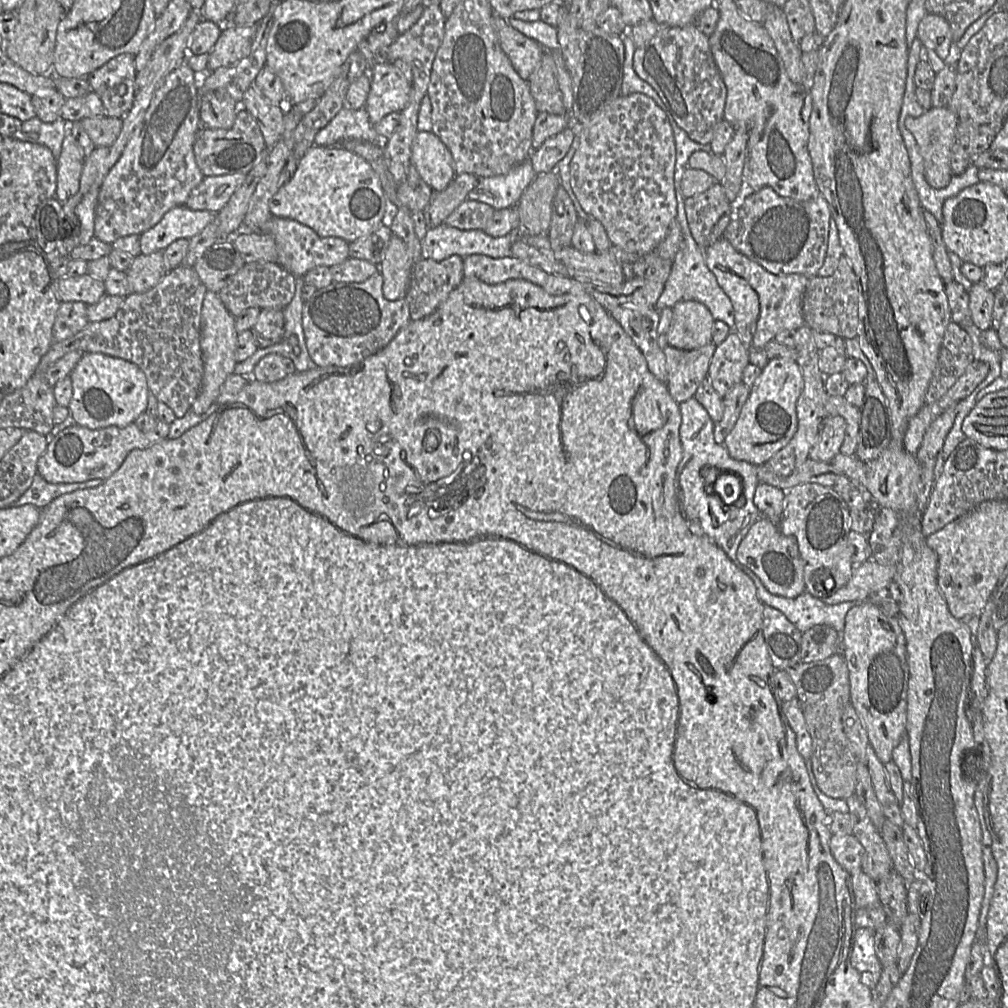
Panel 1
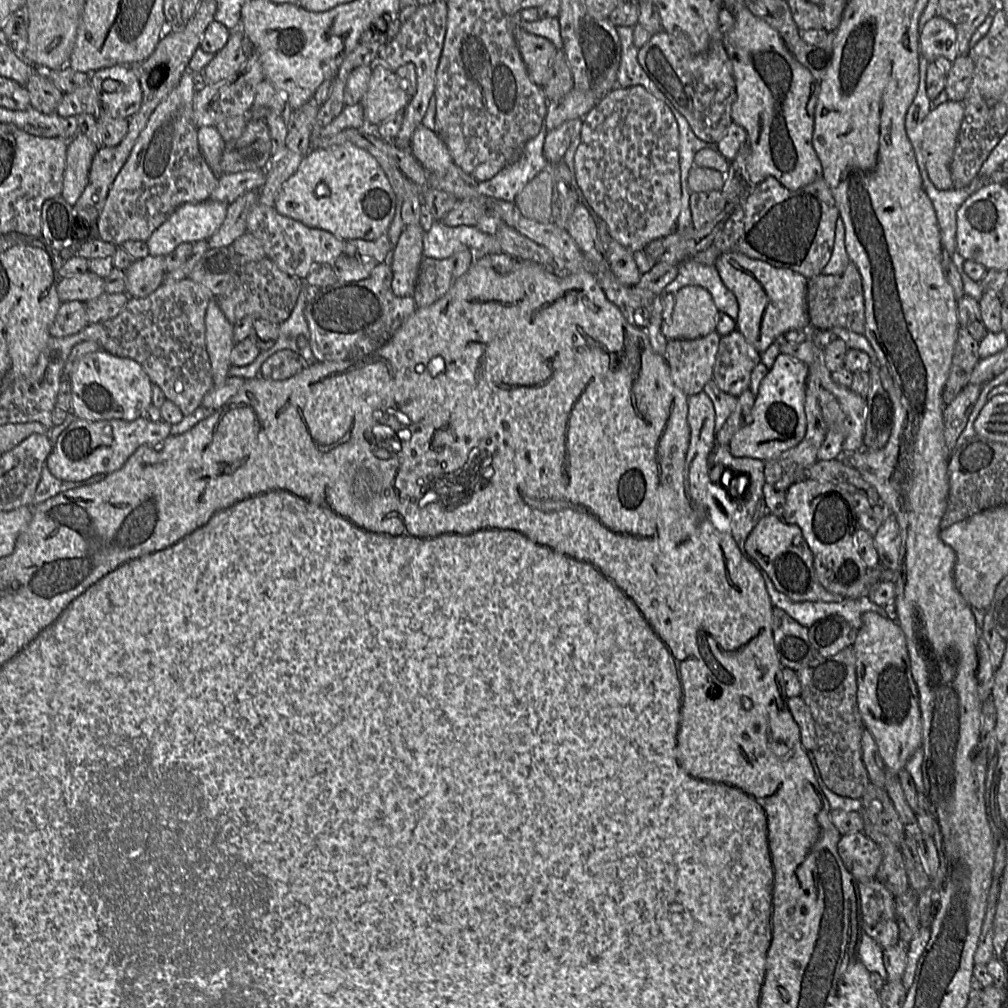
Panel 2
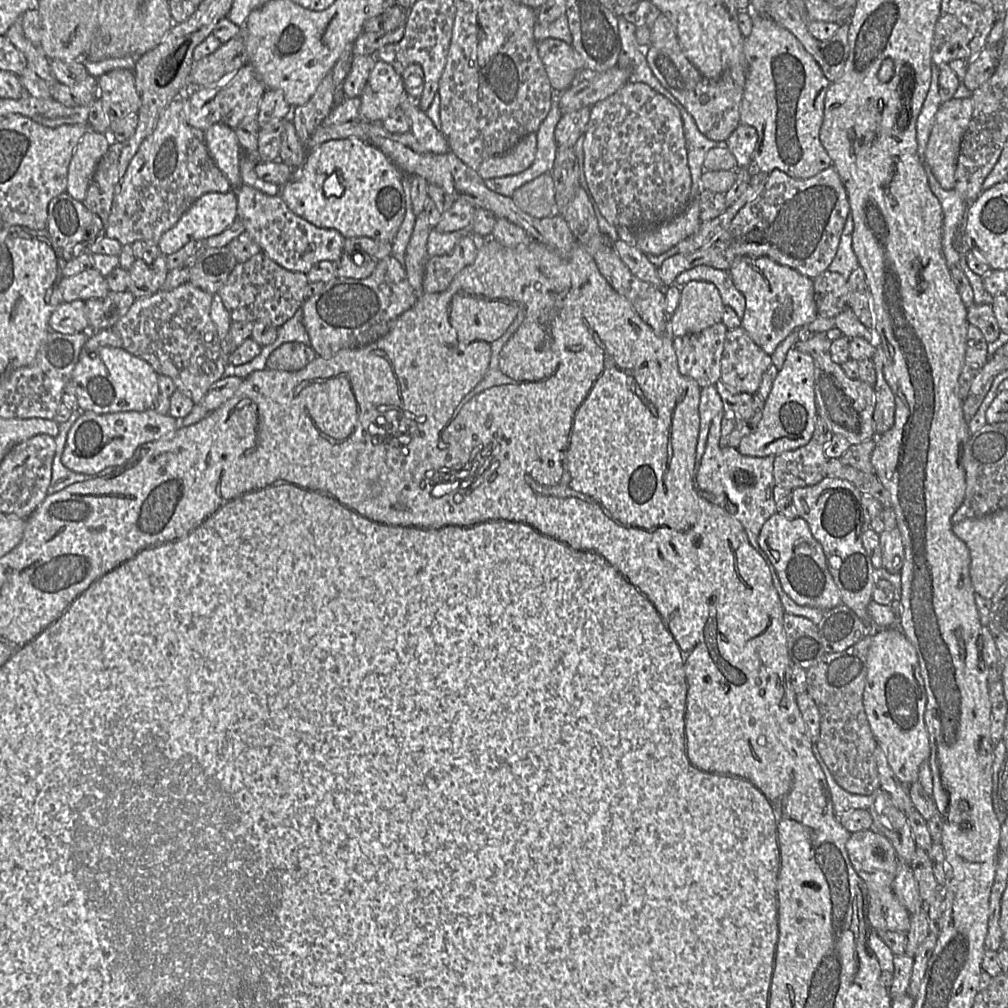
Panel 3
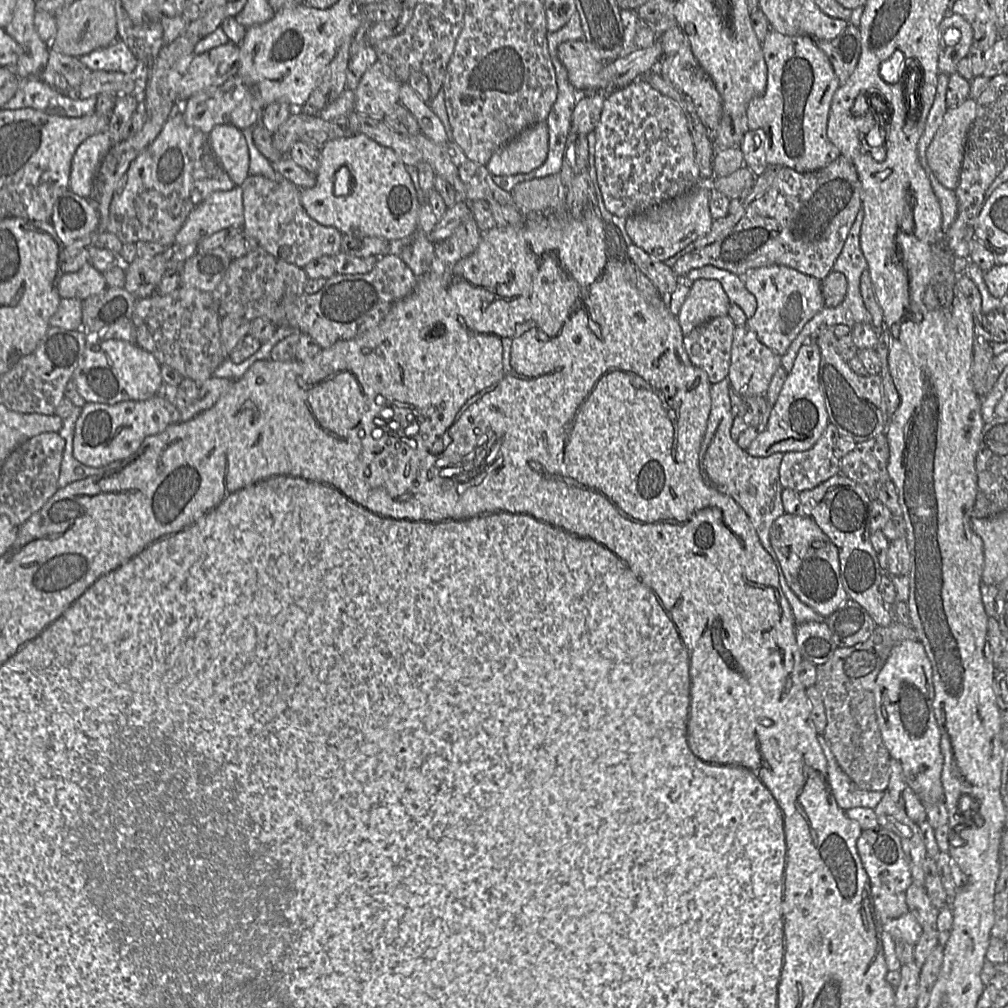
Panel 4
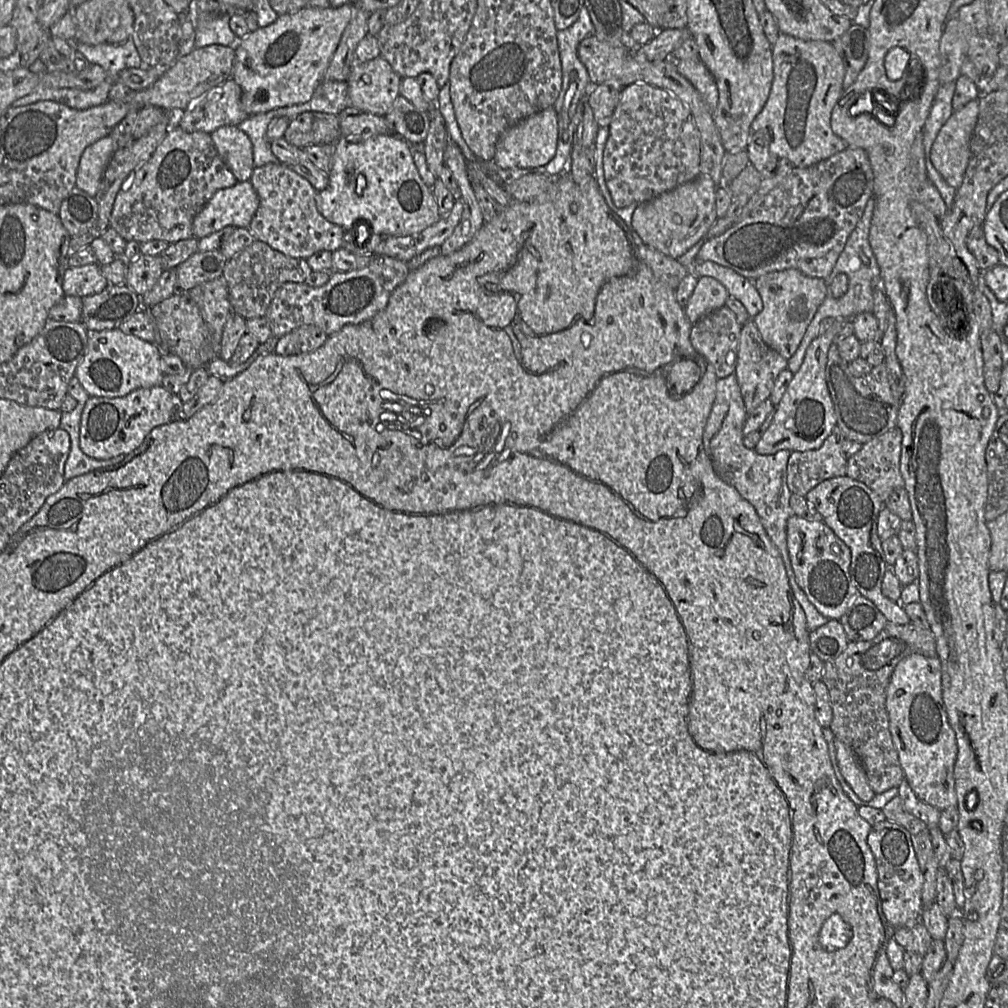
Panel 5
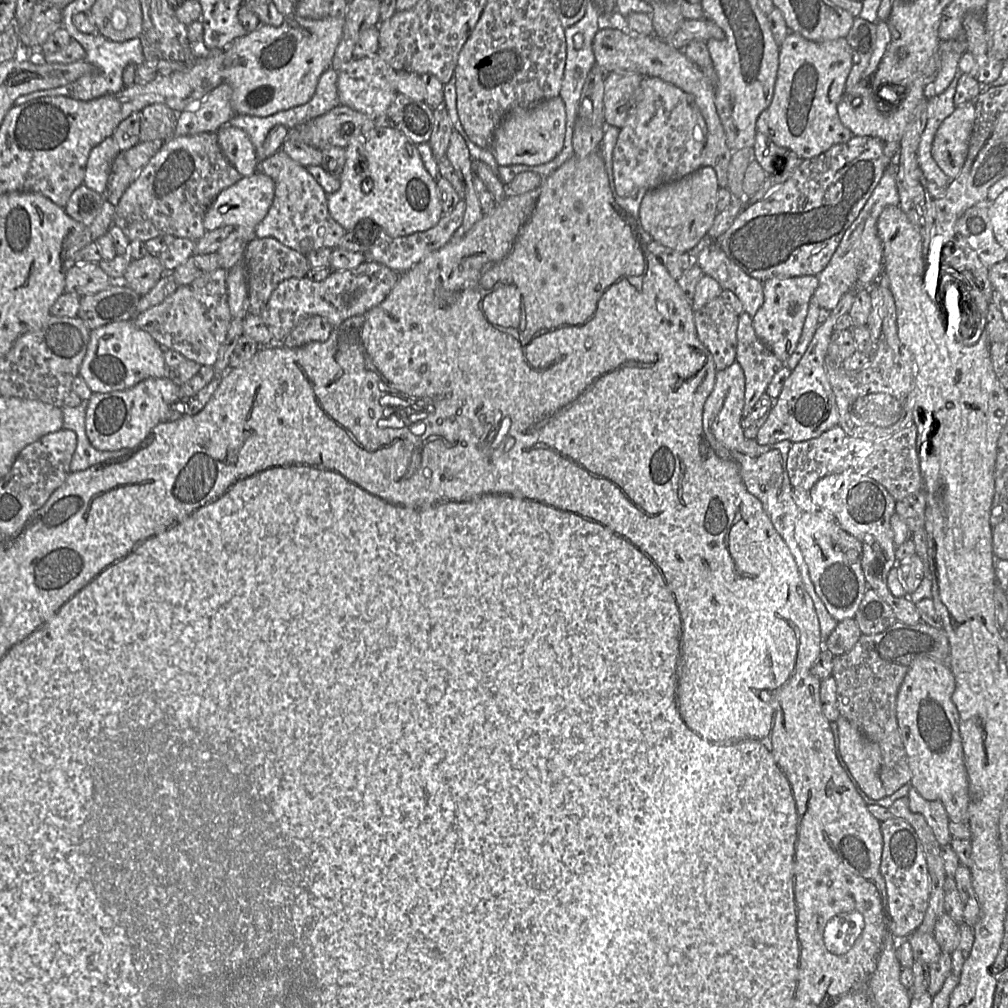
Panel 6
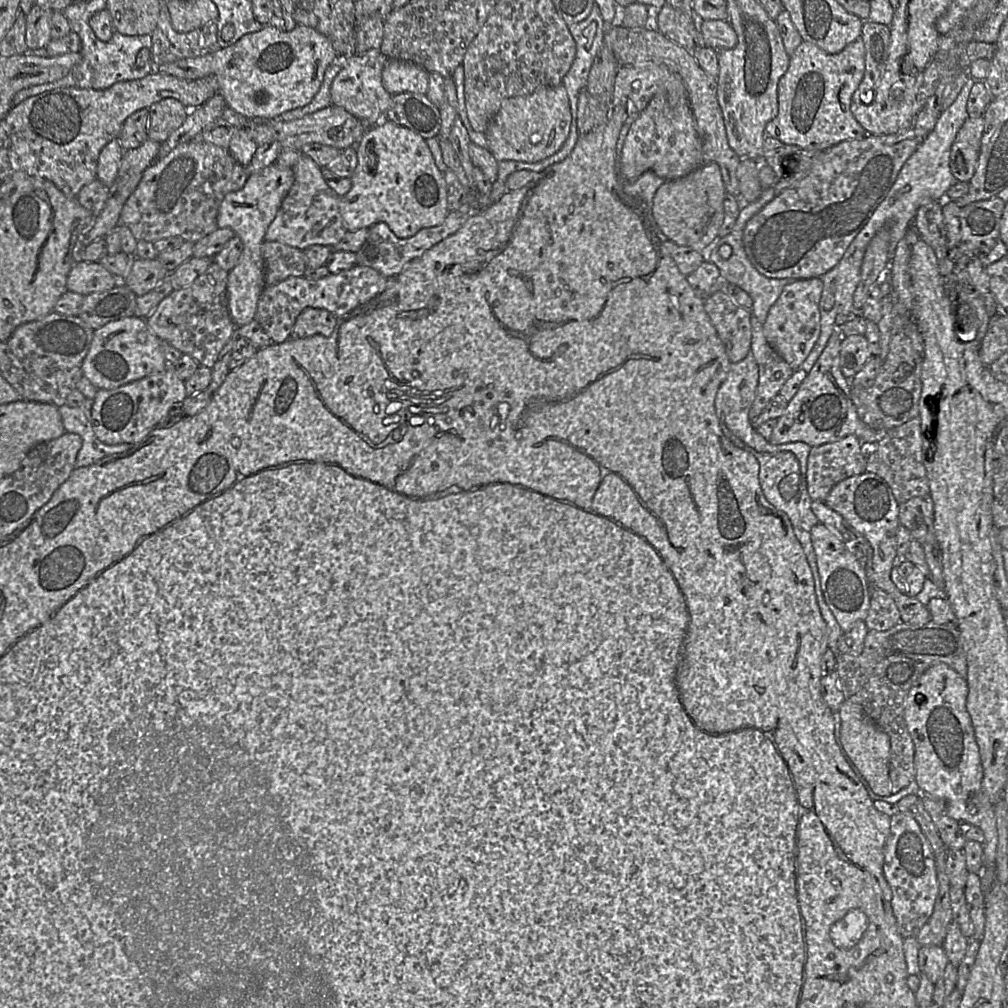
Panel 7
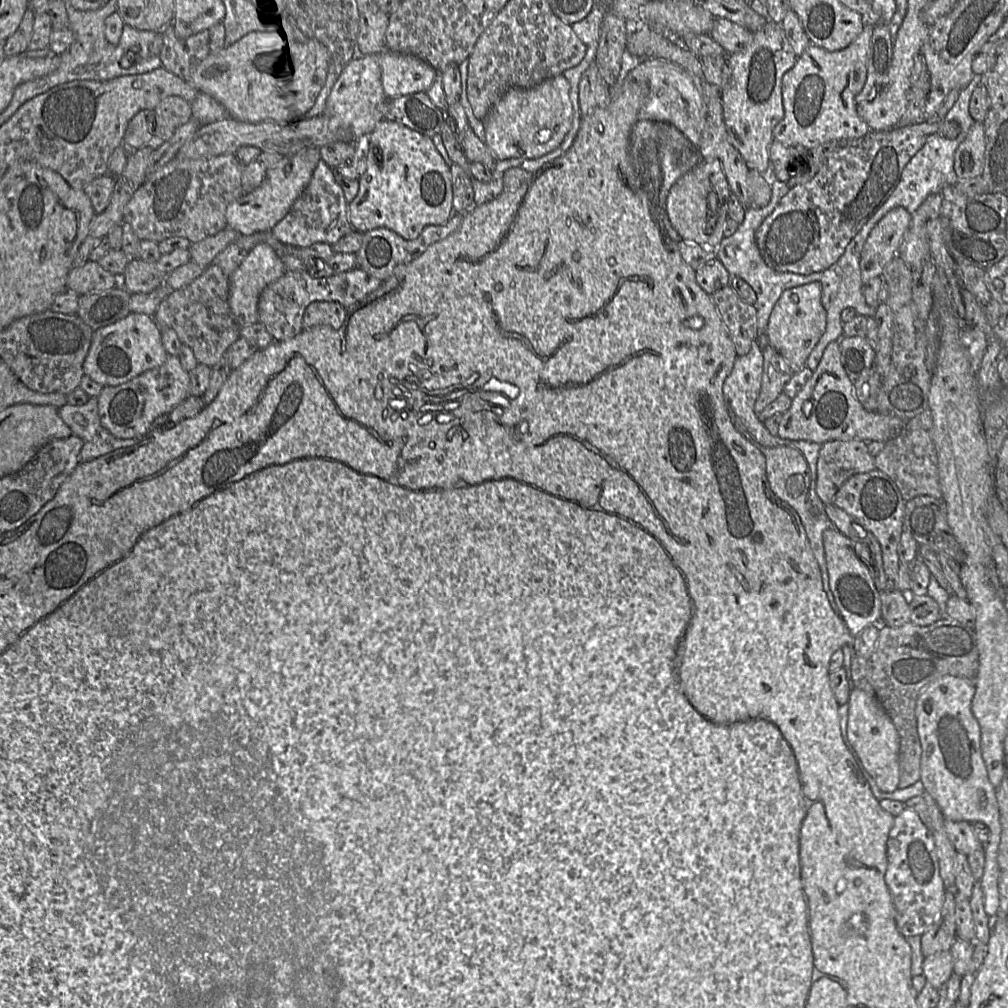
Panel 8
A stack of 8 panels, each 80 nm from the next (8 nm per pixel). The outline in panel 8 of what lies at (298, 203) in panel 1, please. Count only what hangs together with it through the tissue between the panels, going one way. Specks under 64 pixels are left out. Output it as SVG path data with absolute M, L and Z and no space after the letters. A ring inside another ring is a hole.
M382 119L376 124L367 139L363 140L363 145L366 149L366 170L358 178L359 189L357 195L347 205L347 218L354 230L363 234L378 227L385 227L399 234L405 240L413 240L419 236L424 227L428 225L442 225L448 221L453 213L455 213L455 210L452 207L453 192L450 168L436 150L431 137L424 136L395 121Z

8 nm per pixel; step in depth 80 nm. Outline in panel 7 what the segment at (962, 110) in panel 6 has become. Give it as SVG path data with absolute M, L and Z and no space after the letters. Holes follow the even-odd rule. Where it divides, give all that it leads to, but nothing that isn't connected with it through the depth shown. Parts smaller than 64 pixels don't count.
M983 116L969 117L955 137L951 148L950 167L952 174L960 182L969 182L975 174L983 130Z

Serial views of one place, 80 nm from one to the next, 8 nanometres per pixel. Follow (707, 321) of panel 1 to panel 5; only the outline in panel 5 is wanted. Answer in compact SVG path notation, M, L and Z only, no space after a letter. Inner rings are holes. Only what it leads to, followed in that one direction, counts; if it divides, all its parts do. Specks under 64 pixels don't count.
M709 276L700 277L684 305L685 315L694 324L707 313L724 306L727 297L726 288L718 280Z

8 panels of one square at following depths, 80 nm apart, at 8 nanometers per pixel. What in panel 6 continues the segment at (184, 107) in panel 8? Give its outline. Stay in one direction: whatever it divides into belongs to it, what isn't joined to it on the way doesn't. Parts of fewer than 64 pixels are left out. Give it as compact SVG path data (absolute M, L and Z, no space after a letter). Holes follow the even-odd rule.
M152 104L141 111L140 141L168 140L174 136L176 111L164 104Z

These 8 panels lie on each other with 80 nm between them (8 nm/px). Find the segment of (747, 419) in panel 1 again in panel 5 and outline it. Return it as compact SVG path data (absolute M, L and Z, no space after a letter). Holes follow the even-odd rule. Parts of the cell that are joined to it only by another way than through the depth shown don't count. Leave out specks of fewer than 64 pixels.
M844 318L835 319L833 325L824 333L815 338L806 350L804 360L799 370L789 383L783 397L775 408L773 420L767 430L762 434L759 442L754 447L756 453L761 455L773 455L781 450L807 451L819 448L831 431L837 426L836 416L832 400L825 380L825 368L827 364L828 350L831 344L837 342L842 325L850 320Z

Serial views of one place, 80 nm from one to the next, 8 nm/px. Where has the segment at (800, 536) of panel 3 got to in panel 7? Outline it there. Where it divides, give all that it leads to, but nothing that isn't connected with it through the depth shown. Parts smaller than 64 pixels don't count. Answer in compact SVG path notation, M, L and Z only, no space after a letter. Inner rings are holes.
M820 522L811 530L811 541L824 599L842 630L848 631L856 621L865 620L870 608L864 545L861 541L845 540L837 529Z

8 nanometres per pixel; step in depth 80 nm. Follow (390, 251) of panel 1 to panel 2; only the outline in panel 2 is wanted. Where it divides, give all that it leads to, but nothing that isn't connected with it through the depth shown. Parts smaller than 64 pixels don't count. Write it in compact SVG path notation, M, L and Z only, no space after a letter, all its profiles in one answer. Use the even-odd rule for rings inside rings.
M420 224L405 226L392 250L389 265L393 274L391 288L396 296L413 296L420 263L424 258L423 235Z

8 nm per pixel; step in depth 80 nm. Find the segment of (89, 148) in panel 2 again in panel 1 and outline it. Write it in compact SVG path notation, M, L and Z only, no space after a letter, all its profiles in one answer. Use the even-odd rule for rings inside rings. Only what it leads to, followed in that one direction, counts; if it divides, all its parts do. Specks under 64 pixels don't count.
M67 135L57 159L57 188L55 199L62 204L77 194L80 188L80 176L85 162L85 153L80 144L71 135Z

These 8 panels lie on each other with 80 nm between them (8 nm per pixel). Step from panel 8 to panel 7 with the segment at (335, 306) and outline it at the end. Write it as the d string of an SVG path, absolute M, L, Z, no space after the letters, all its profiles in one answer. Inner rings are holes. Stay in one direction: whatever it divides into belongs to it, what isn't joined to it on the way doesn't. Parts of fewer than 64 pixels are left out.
M306 308L297 317L289 339L300 339L313 335L330 336L338 322L338 317L320 308Z

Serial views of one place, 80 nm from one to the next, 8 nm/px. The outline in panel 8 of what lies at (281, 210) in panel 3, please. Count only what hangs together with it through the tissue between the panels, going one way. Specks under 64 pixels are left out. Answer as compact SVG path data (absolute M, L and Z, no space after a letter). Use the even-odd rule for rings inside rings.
M320 159L310 182L271 233L281 243L300 248L318 242L332 245L353 229L347 218L347 205L343 191L335 181L334 169Z

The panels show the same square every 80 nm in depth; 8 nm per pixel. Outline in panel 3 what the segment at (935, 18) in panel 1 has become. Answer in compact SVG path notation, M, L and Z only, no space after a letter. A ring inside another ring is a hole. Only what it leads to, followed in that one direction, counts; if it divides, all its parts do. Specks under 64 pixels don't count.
M943 13L935 24L932 63L938 67L955 59L971 60L968 30L956 17Z

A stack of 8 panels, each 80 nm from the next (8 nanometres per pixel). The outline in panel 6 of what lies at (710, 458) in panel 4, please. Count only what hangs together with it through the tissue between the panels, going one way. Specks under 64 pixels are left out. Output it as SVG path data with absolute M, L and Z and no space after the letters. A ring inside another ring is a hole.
M736 363L724 371L719 371L714 394L708 408L709 442L718 456L728 458L738 465L741 479L747 491L761 502L775 530L786 543L798 566L804 589L813 602L819 620L821 636L825 640L835 629L838 621L830 615L816 594L808 574L807 565L795 539L795 526L802 512L794 501L788 473L790 473L791 462L795 460L801 447L797 445L766 447L748 437L749 429L745 428L742 419L743 410L748 405L748 388L748 376L741 363Z

